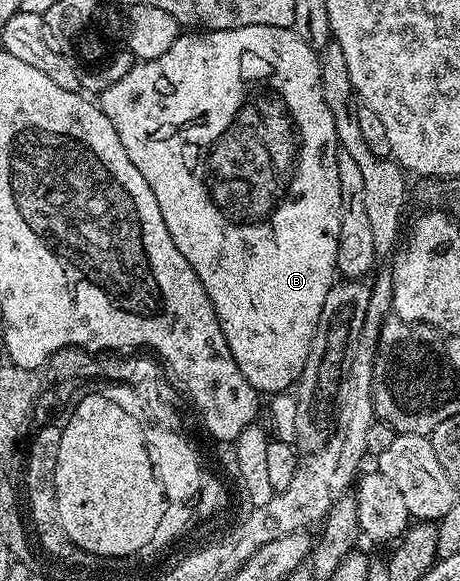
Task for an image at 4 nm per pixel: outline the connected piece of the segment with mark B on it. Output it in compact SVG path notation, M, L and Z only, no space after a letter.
M242 26L221 32L196 30L191 34L181 34L174 46L166 50L166 54L158 54L158 58L153 60L136 62L128 74L98 96L100 109L106 118L110 118L114 130L118 130L118 138L122 138L126 154L130 154L130 162L138 166L150 190L154 190L158 210L162 210L162 218L166 222L166 230L170 230L170 238L174 238L174 246L178 246L180 256L186 258L194 274L198 274L218 314L226 346L230 346L230 354L238 370L242 370L246 382L250 382L250 386L260 394L287 393L300 379L302 368L310 363L308 355L312 352L312 340L317 339L316 327L326 294L334 286L335 280L332 279L338 276L336 255L342 206L336 161L338 143L334 118L322 94L320 62L318 52L292 28Z

